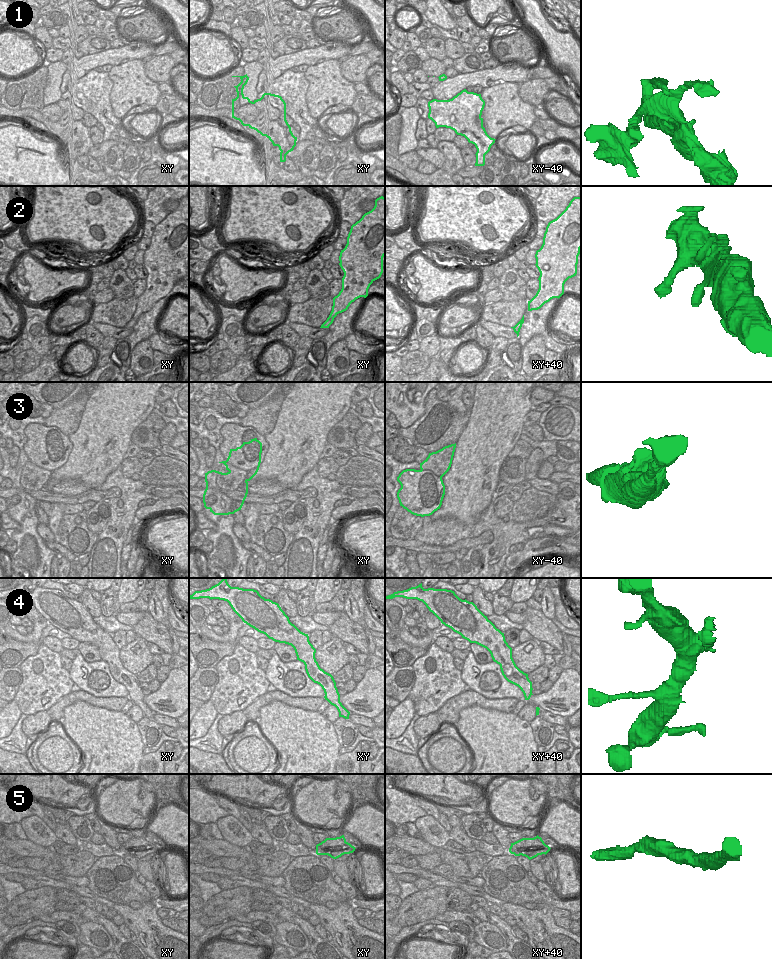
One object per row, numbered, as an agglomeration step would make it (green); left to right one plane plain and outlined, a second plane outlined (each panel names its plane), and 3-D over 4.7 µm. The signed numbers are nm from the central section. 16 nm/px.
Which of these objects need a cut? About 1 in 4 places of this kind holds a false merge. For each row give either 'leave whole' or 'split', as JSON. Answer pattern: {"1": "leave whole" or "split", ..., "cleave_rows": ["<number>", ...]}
{"1": "split", "2": "leave whole", "3": "leave whole", "4": "leave whole", "5": "leave whole", "cleave_rows": ["1"]}

